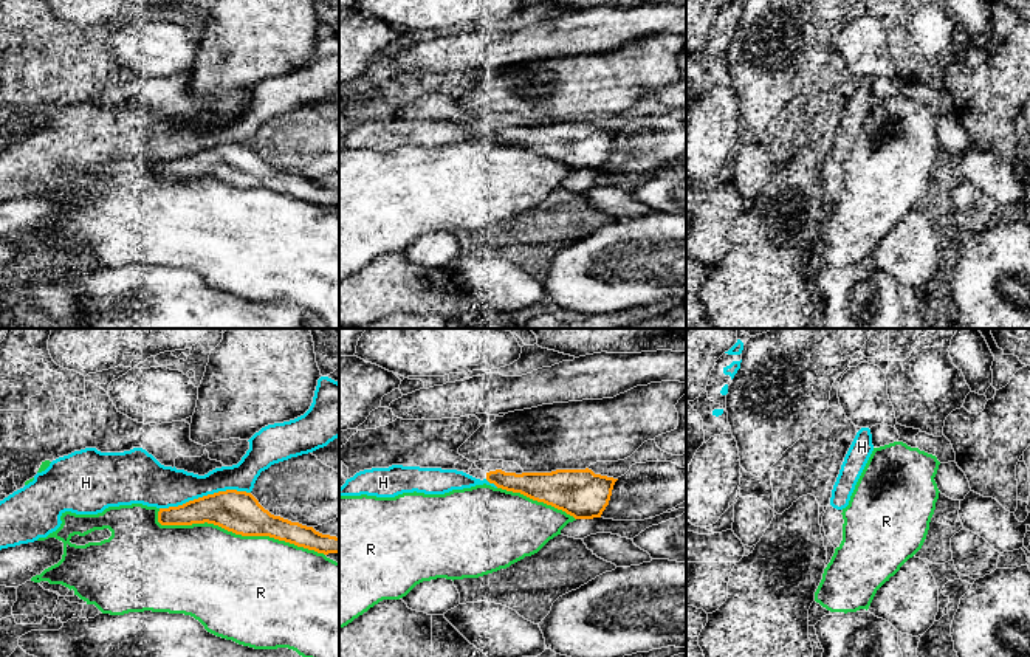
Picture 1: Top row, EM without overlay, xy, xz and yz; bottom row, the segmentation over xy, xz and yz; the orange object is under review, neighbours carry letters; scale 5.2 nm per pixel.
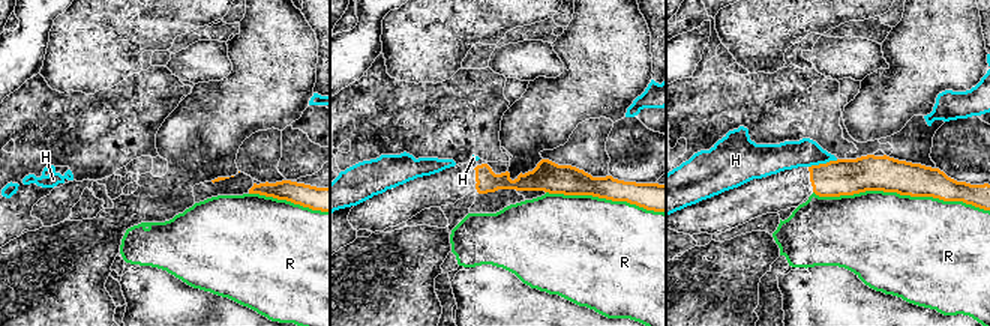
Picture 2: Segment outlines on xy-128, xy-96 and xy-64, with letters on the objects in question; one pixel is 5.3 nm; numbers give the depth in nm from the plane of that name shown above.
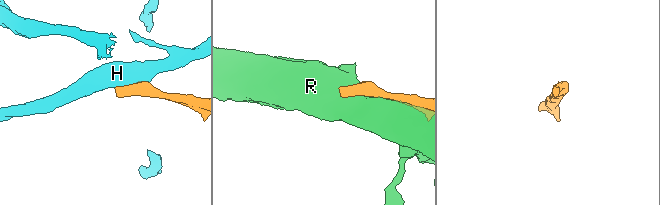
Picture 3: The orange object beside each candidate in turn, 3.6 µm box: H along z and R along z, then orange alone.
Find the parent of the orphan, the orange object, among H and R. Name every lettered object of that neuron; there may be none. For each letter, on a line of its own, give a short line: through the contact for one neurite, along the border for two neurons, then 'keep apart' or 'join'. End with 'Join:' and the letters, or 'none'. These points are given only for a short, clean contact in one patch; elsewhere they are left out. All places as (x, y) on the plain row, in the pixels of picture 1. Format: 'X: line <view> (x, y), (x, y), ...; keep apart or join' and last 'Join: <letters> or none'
H: keep apart
R: keep apart
Join: none

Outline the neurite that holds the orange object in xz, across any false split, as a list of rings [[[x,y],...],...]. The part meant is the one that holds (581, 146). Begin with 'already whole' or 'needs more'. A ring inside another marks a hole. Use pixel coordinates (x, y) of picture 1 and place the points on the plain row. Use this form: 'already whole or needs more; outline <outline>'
needs more; outline [[[556,122],[551,126],[485,126],[463,124],[476,132],[486,132],[497,141],[520,146],[533,153],[544,155],[565,164],[575,172],[601,170],[609,158],[613,138],[618,132],[595,127],[592,122]]]

